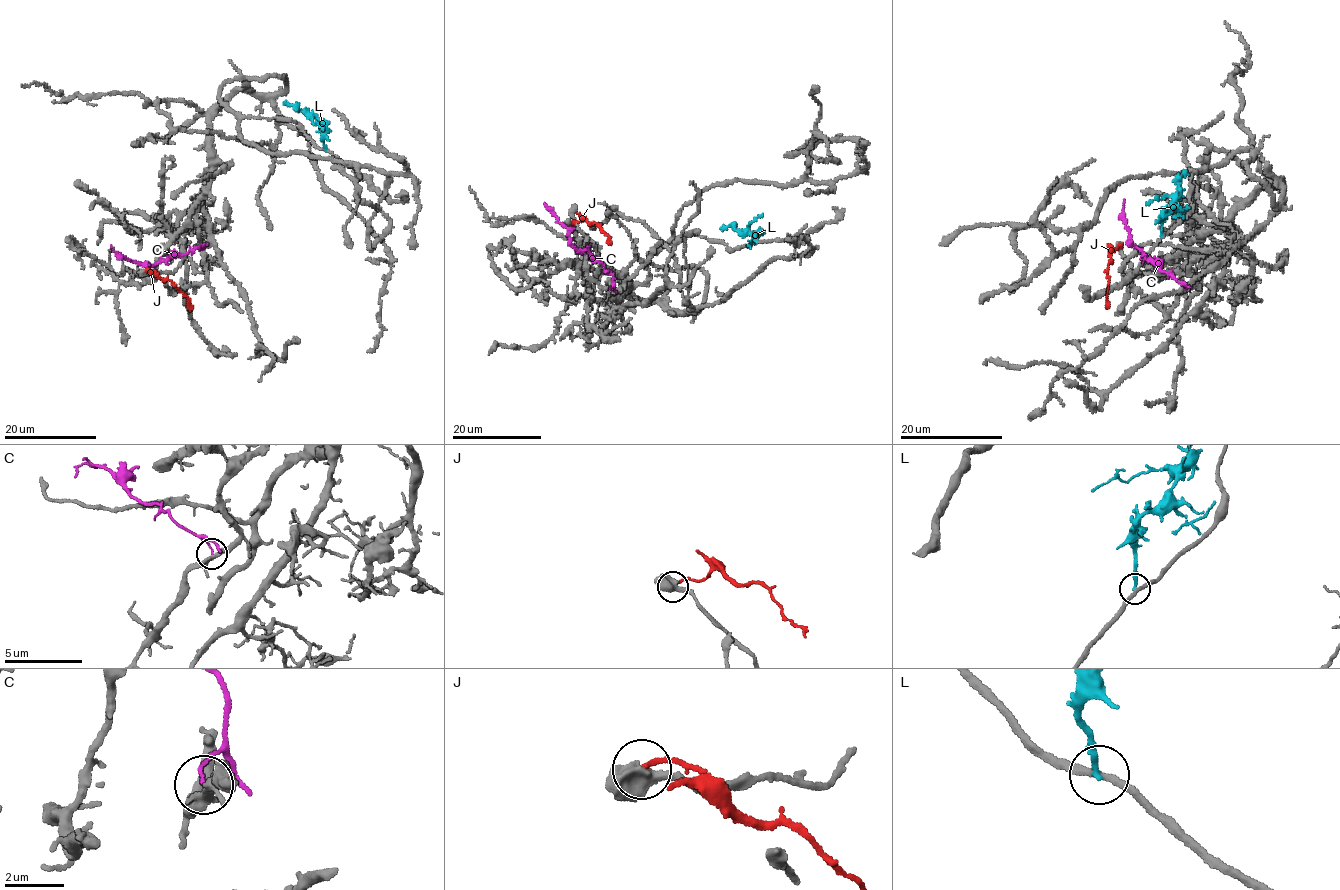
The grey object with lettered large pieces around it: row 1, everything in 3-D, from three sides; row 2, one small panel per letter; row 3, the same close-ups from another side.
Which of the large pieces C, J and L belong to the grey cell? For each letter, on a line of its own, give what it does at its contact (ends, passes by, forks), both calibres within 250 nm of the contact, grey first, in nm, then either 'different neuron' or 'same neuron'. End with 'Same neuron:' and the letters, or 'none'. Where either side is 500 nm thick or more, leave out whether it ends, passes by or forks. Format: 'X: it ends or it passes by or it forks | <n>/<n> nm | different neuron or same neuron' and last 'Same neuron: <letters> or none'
C: it ends | 280/100 nm | different neuron
J: 550/170 nm | different neuron
L: it ends | 240/220 nm | different neuron
Same neuron: none

